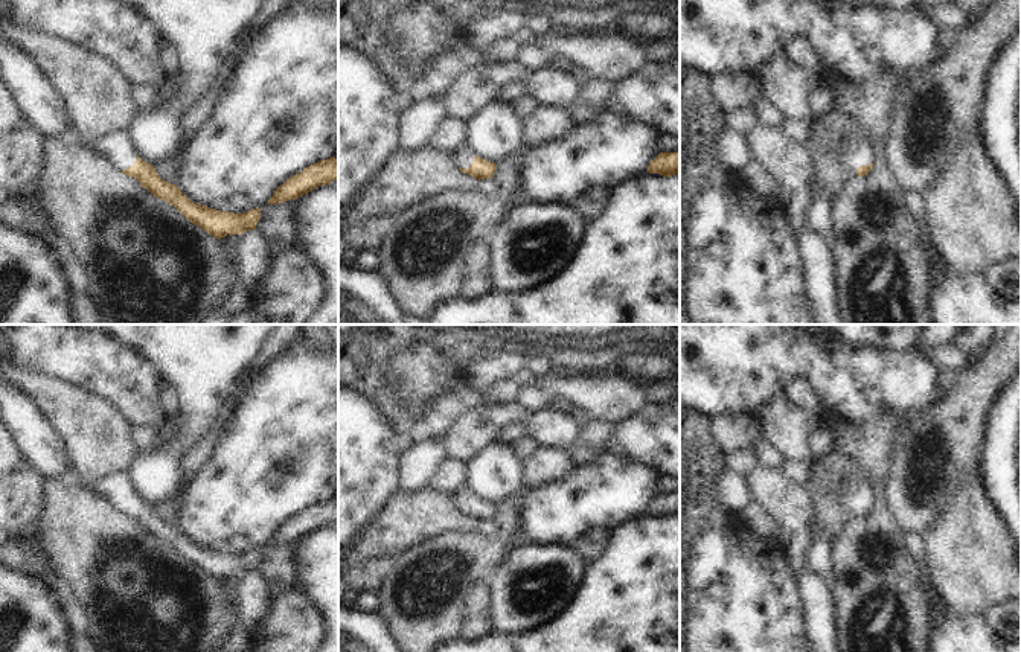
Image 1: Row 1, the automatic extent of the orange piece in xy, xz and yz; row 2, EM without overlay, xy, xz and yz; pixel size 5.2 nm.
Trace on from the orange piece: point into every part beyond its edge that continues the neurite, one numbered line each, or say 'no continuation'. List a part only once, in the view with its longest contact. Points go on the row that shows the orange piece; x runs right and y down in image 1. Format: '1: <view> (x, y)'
1: xz (464, 156)

